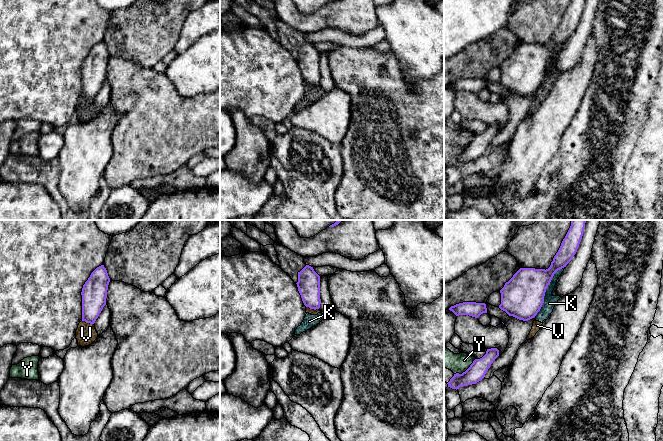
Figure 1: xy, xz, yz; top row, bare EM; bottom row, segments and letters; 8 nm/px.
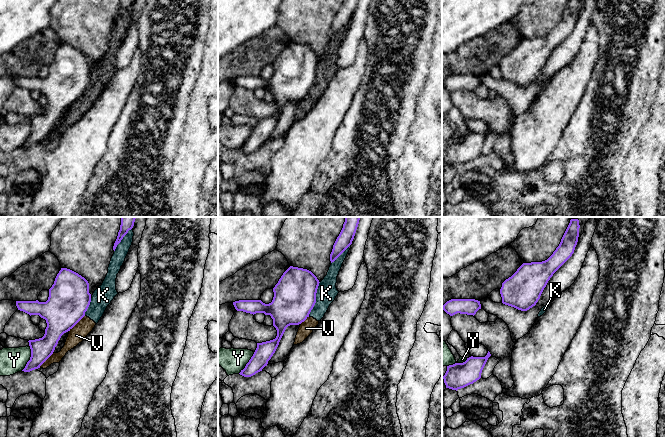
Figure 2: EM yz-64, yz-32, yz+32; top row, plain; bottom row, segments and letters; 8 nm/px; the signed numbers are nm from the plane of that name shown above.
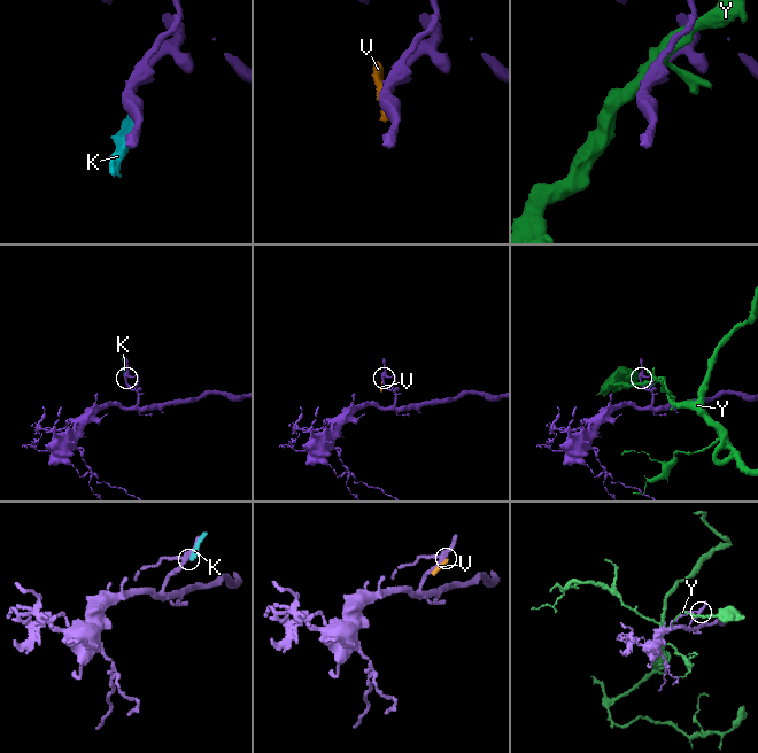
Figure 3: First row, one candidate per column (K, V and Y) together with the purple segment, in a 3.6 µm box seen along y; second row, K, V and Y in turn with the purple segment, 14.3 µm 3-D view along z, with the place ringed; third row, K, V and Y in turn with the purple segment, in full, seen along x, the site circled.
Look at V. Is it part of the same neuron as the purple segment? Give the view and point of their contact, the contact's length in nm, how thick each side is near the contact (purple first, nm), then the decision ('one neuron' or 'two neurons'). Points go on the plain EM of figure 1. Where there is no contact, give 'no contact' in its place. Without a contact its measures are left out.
meets purple in xz at (312, 84); contact 110 nm long; 180 nm thick on the purple side, 50 nm on the other; two neurons

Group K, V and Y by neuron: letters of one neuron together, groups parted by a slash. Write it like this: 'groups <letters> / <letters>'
groups K V / Y

